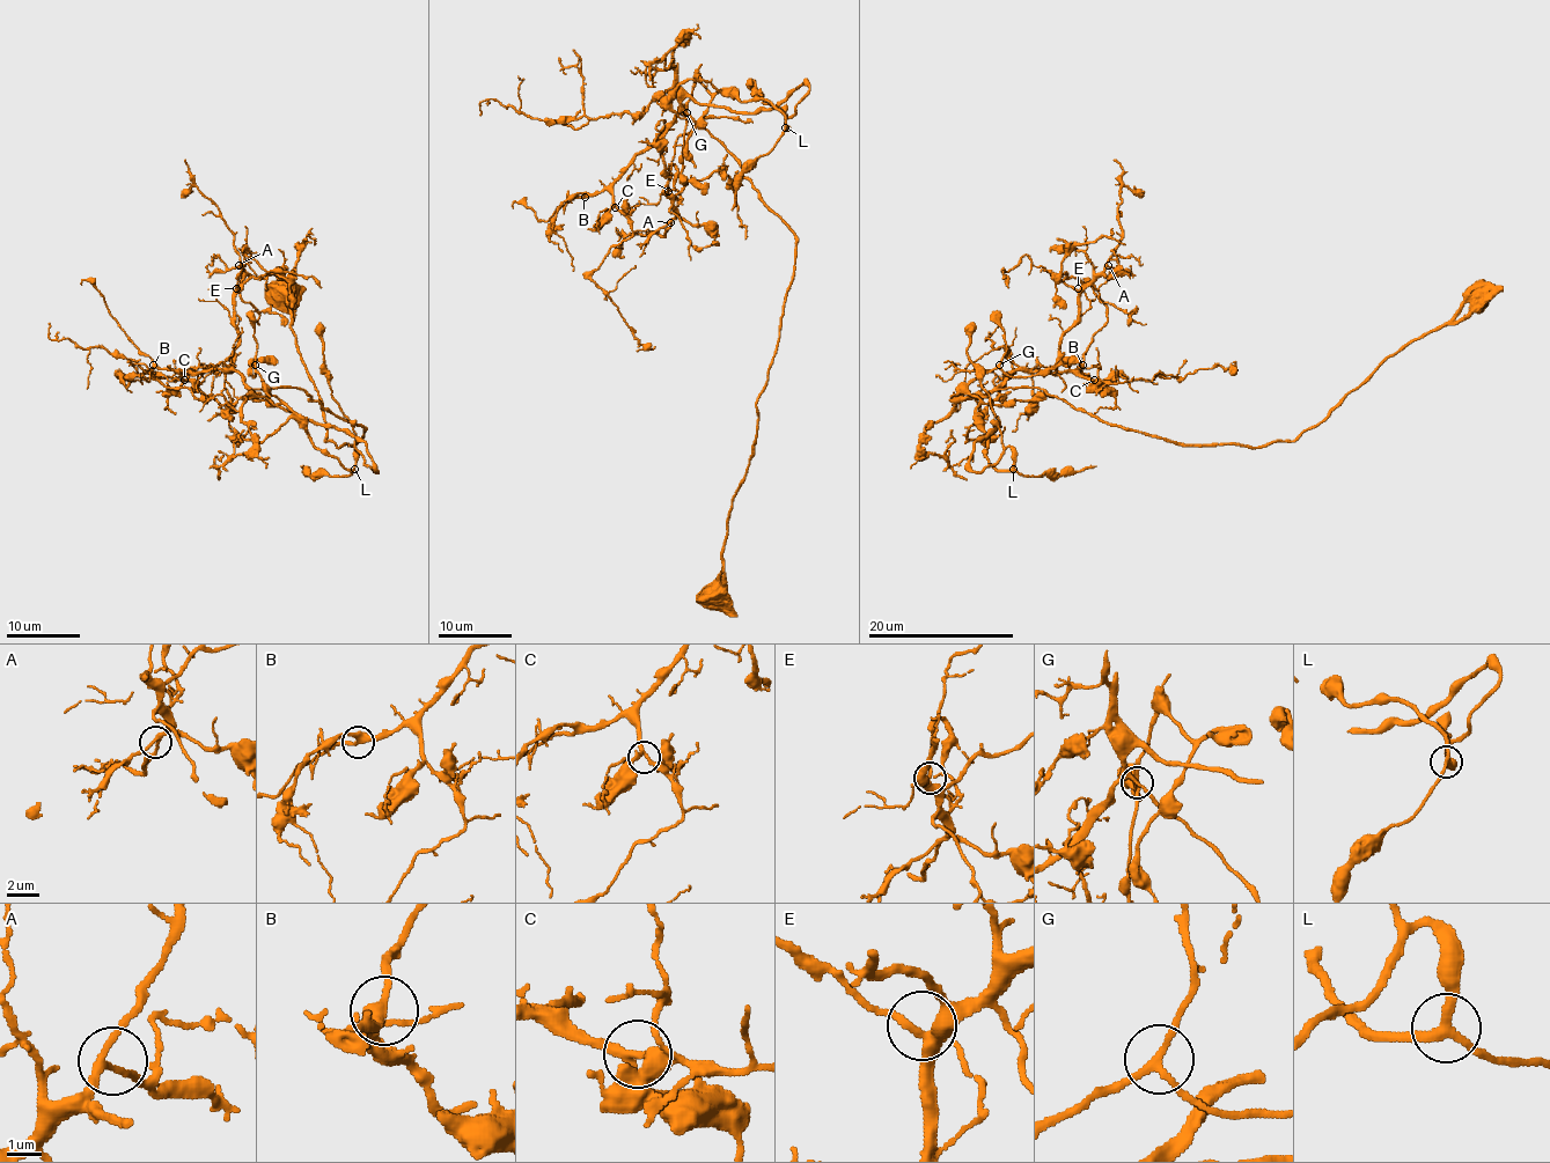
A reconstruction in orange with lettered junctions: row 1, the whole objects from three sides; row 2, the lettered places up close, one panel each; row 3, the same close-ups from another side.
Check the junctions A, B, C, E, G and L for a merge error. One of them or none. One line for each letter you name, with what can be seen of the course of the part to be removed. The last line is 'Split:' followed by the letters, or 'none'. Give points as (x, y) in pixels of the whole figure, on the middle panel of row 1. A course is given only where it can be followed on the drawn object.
Split: none

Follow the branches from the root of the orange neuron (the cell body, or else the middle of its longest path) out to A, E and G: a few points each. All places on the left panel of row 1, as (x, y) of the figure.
A: (277, 294), (321, 402), (324, 440), (357, 442), (361, 425), (305, 391), (250, 389), (228, 370), (239, 265)
E: (277, 294), (321, 402), (324, 440), (357, 442), (361, 425), (305, 391), (250, 389), (228, 370), (236, 288)
G: (277, 294), (321, 402), (324, 440), (339, 447), (362, 436), (301, 389), (251, 395), (280, 402), (255, 365)

